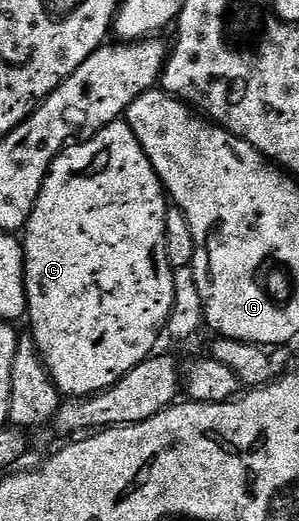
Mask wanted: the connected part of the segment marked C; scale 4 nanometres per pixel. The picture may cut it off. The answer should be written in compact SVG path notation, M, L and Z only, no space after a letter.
M115 122L104 126L89 140L71 143L62 149L62 153L50 163L50 172L46 175L44 186L38 195L36 206L30 215L30 221L24 229L24 247L26 250L26 310L30 320L29 335L33 336L38 353L46 364L55 386L66 398L95 396L106 388L111 388L128 370L140 366L140 362L155 355L158 339L170 323L170 311L174 305L174 273L176 269L168 262L166 245L166 210L168 193L162 187L162 180L156 174L148 154L144 154L142 143L125 122Z

